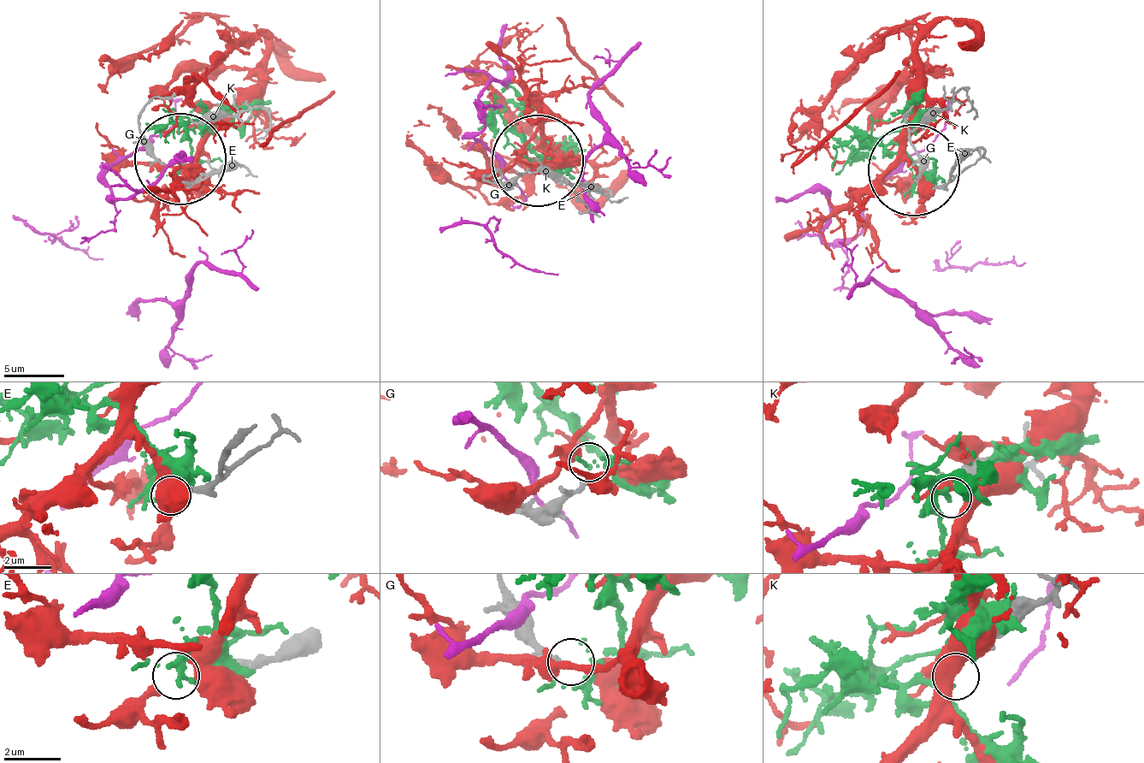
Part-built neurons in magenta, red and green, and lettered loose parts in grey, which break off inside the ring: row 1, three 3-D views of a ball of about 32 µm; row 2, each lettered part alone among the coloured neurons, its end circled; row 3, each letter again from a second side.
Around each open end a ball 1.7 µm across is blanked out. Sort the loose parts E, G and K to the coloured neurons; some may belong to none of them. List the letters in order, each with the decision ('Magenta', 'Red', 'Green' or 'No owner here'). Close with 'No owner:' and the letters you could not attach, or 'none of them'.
E: Red
G: No owner here
K: Green
No owner: G

